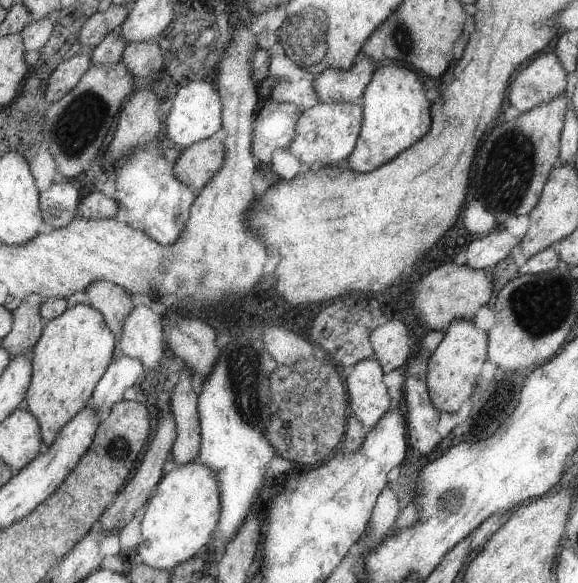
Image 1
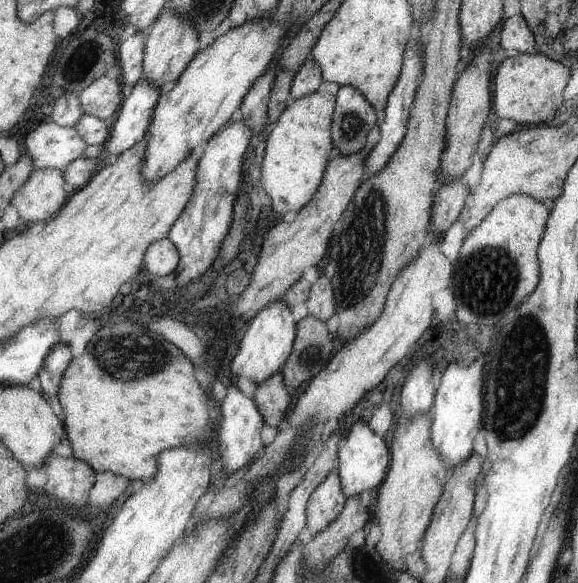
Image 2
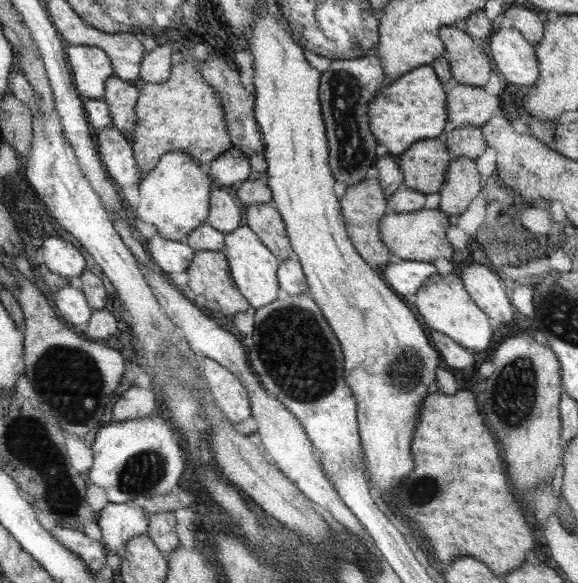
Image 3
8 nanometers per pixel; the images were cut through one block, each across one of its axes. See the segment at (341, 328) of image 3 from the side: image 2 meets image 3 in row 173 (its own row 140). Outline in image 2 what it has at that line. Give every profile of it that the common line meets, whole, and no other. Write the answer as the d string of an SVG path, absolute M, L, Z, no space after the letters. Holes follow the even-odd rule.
M318 92L292 100L281 114L281 118L266 138L266 154L262 160L262 179L260 186L271 199L274 212L284 216L287 212L298 213L305 208L321 187L322 174L328 162L328 154L332 152L332 138L330 138L330 122L334 111L334 96L322 96Z

